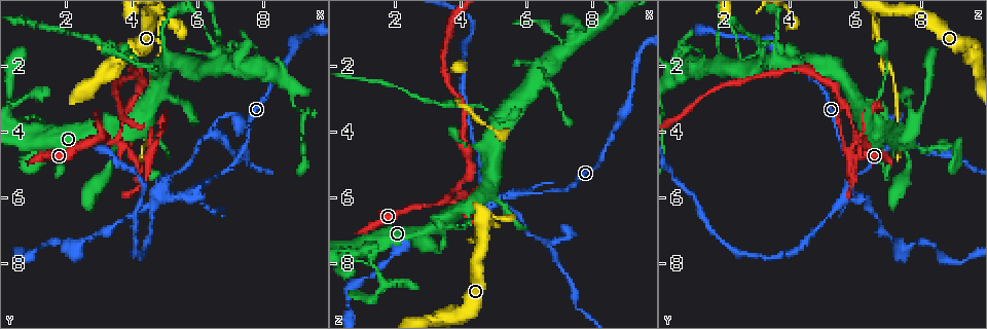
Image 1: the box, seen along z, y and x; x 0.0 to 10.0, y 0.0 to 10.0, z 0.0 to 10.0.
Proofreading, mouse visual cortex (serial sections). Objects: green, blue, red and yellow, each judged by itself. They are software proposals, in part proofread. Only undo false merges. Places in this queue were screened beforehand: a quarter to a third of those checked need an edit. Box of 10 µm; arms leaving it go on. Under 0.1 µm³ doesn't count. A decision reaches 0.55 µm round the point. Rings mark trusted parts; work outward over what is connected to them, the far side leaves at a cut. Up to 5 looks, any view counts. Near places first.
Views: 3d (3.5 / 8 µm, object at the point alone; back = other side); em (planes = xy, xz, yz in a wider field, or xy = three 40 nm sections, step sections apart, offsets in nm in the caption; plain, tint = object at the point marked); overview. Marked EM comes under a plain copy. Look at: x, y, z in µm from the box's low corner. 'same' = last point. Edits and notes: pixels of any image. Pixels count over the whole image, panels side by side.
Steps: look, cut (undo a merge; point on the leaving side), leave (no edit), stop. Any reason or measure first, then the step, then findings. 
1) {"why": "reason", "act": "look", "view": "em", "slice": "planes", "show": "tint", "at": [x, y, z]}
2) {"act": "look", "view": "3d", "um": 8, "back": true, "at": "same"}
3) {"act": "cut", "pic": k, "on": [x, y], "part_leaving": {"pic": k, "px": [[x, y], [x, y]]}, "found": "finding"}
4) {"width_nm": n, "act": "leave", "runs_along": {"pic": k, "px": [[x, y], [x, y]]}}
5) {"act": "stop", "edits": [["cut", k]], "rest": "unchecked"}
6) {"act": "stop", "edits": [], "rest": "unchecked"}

{"why": "four or more arms meet", "act": "look", "view": "3d", "um": 3.5, "at": [5.15, 6.00, 6.00]}

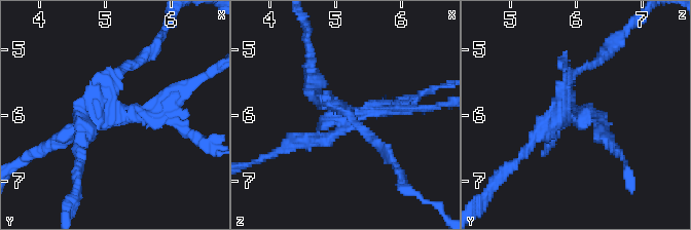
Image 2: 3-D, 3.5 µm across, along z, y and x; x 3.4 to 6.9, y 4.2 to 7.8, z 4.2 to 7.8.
{"arms": 4, "arm_widths_nm": [150, 200, 200, 250], "act": "look", "view": "em", "slice": "xy", "step": 5, "show": "tint", "at": [5.20, 6.05, 6.00]}

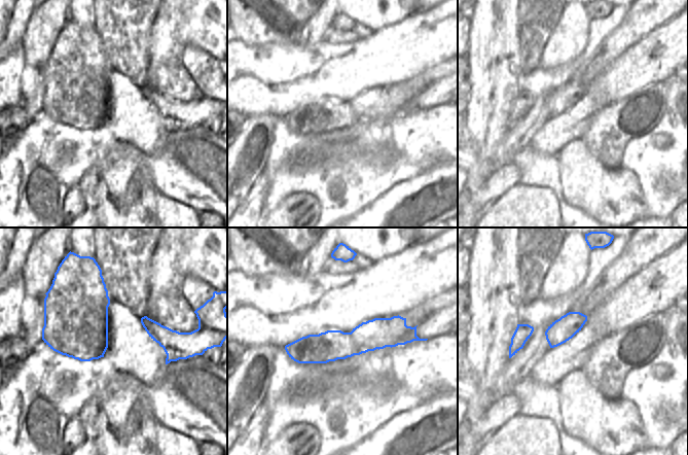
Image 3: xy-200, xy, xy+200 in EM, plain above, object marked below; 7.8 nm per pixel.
{"width_nm": 240, "act": "cut", "pic": 2, "on": [97, 107], "border": {"pic": 3, "px": [[350, 333], [356, 342], [374, 349]]}, "found": "two cells meet here"}

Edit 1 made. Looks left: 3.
{"why": "thin neck", "act": "look", "view": "3d", "um": 3.5, "back": true, "at": [3.40, 4.30, 6.15]}

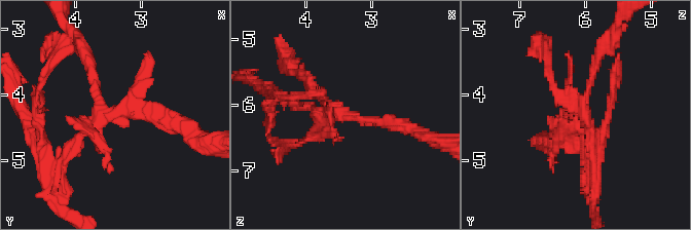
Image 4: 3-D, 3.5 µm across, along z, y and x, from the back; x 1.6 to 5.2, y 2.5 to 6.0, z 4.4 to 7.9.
{"why": "now the EM", "act": "look", "view": "em", "slice": "xy", "step": 5, "show": "tint", "at": [3.50, 4.30, 6.15]}

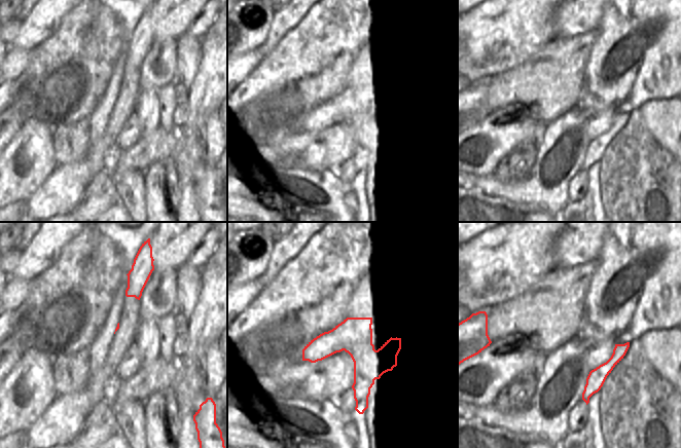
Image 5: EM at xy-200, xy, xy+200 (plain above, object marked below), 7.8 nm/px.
{"width_nm": 280, "act": "cut", "pic": 4, "on": [335, 135], "part_leaving": {"pic": 4, "px": [[330, 114], [289, 104], [270, 92]]}, "found": "two cells meet here"}

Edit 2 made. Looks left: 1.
{"act": "stop", "edits": [["cut", 2], ["cut", 4]], "rest": "unchecked"}

